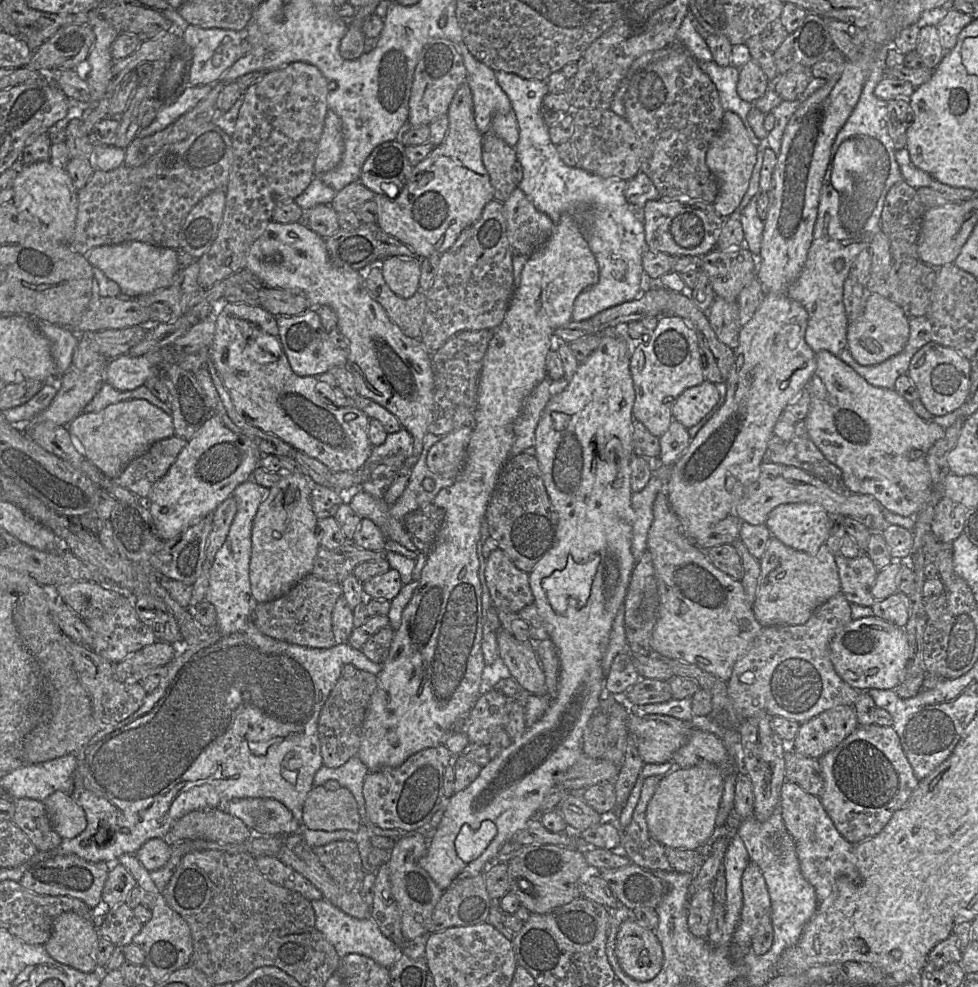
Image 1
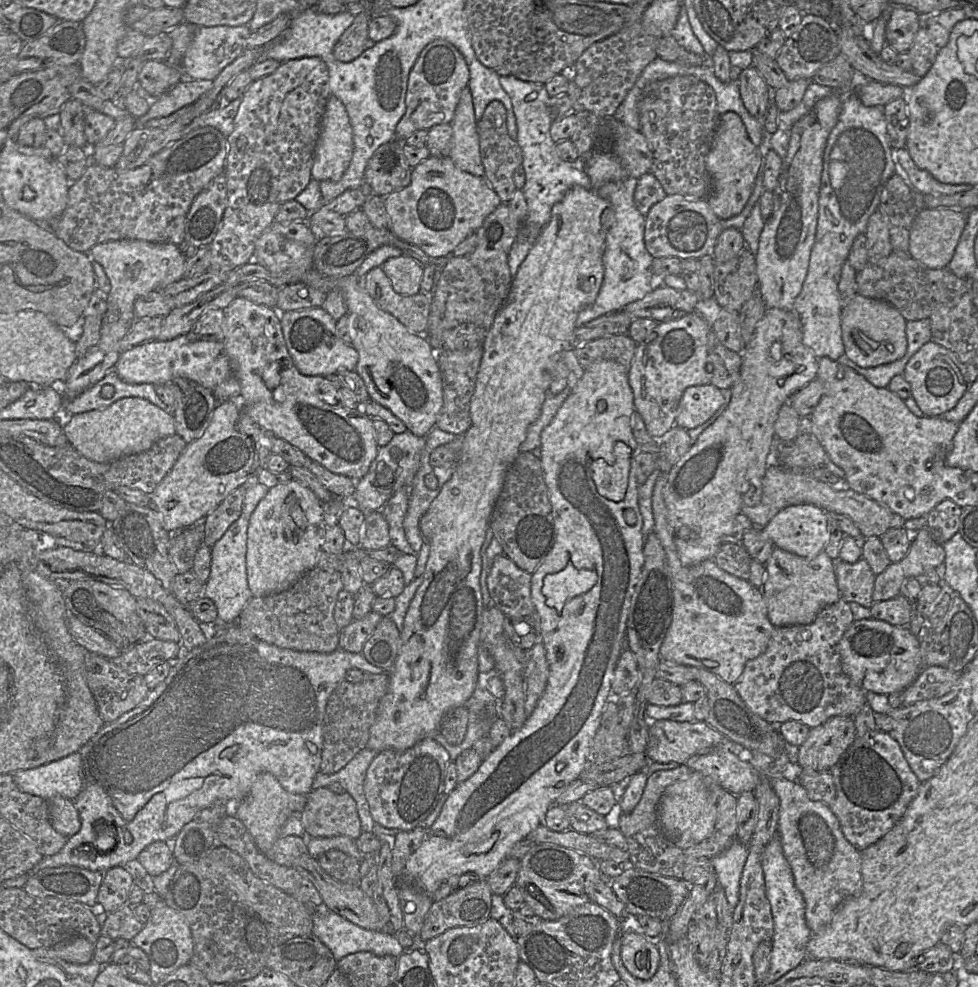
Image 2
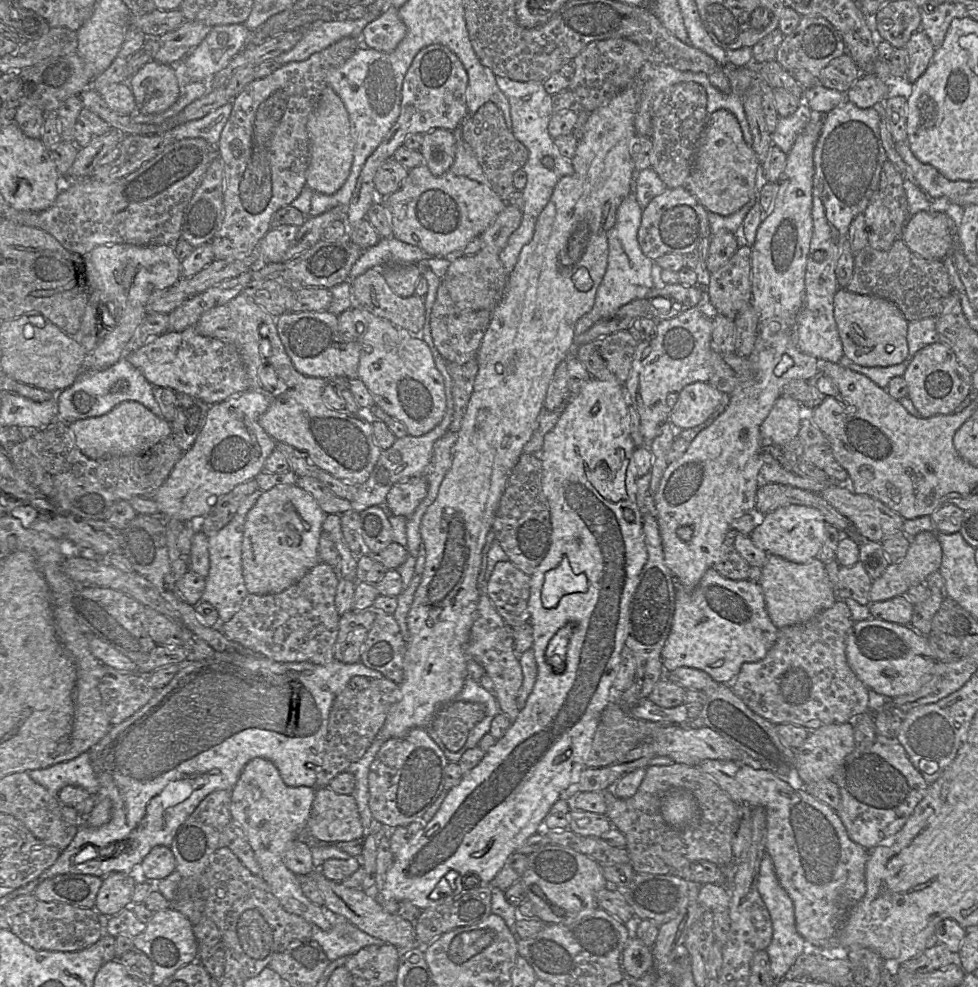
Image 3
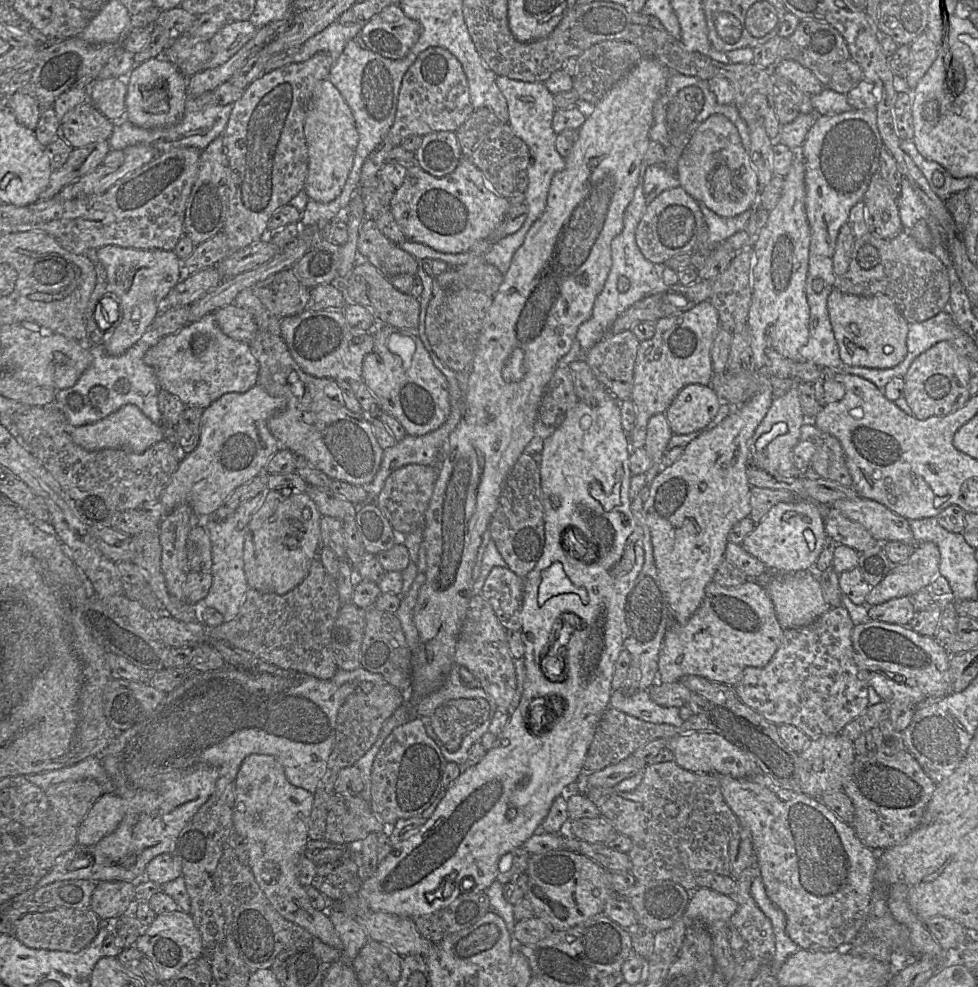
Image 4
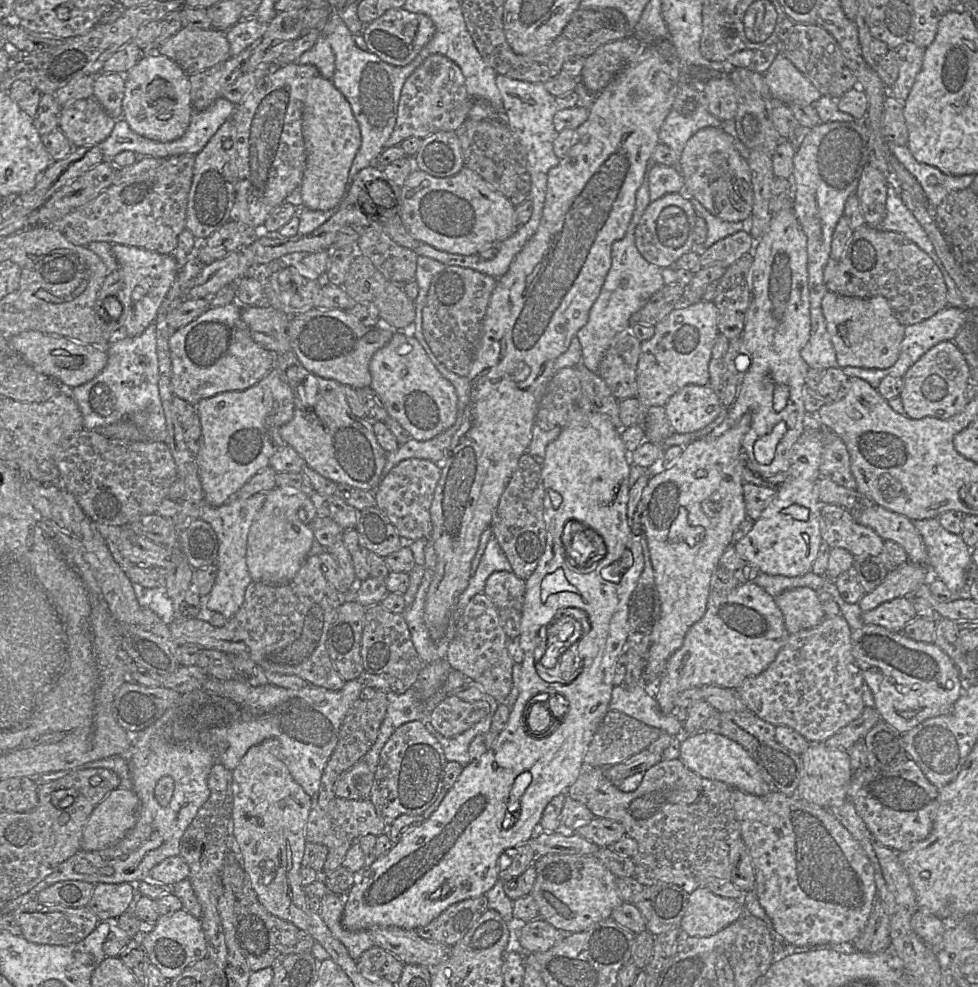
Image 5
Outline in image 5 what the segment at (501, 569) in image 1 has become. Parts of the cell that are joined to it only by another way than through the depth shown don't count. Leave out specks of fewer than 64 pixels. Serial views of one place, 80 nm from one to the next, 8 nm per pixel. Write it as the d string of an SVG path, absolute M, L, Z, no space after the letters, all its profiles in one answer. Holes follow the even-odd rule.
M495 571L487 578L483 592L496 606L507 637L519 638L525 580L513 572Z

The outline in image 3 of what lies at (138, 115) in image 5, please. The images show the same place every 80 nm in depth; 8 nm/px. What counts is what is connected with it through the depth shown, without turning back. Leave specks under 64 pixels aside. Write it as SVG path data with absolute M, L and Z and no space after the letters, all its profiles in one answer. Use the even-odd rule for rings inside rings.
M154 59L128 79L137 112L142 114L161 113L170 108L180 95L182 83L182 71L178 66Z

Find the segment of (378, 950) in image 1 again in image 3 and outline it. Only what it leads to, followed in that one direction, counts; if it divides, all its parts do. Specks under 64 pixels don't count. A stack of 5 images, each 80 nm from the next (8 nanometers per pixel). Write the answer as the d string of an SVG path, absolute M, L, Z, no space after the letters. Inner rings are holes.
M330 915L332 928L324 931L313 926L311 937L320 944L330 961L351 956L366 946L388 944L363 932L345 917Z

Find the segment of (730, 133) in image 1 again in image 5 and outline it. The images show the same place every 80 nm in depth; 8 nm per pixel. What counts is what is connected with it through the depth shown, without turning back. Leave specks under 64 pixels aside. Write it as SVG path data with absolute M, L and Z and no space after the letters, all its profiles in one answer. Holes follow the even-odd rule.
M706 127L686 143L679 161L685 194L695 198L711 214L727 222L741 222L751 216L754 192L747 159L734 146L734 139L723 129Z

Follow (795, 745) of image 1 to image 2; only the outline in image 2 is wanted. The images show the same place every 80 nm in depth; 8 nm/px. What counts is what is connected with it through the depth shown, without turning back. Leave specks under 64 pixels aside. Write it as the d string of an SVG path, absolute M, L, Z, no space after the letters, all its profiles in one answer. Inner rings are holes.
M834 716L809 729L805 741L798 747L797 765L816 771L829 771L856 737L854 719Z

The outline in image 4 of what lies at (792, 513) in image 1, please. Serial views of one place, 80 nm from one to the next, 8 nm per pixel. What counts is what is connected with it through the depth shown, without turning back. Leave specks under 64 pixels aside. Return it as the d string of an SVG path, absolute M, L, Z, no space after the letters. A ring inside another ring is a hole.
M798 499L795 502L775 504L743 539L741 545L749 554L764 563L768 571L795 573L813 570L826 538L821 506L810 499ZM788 511L795 512L795 515L784 518Z

